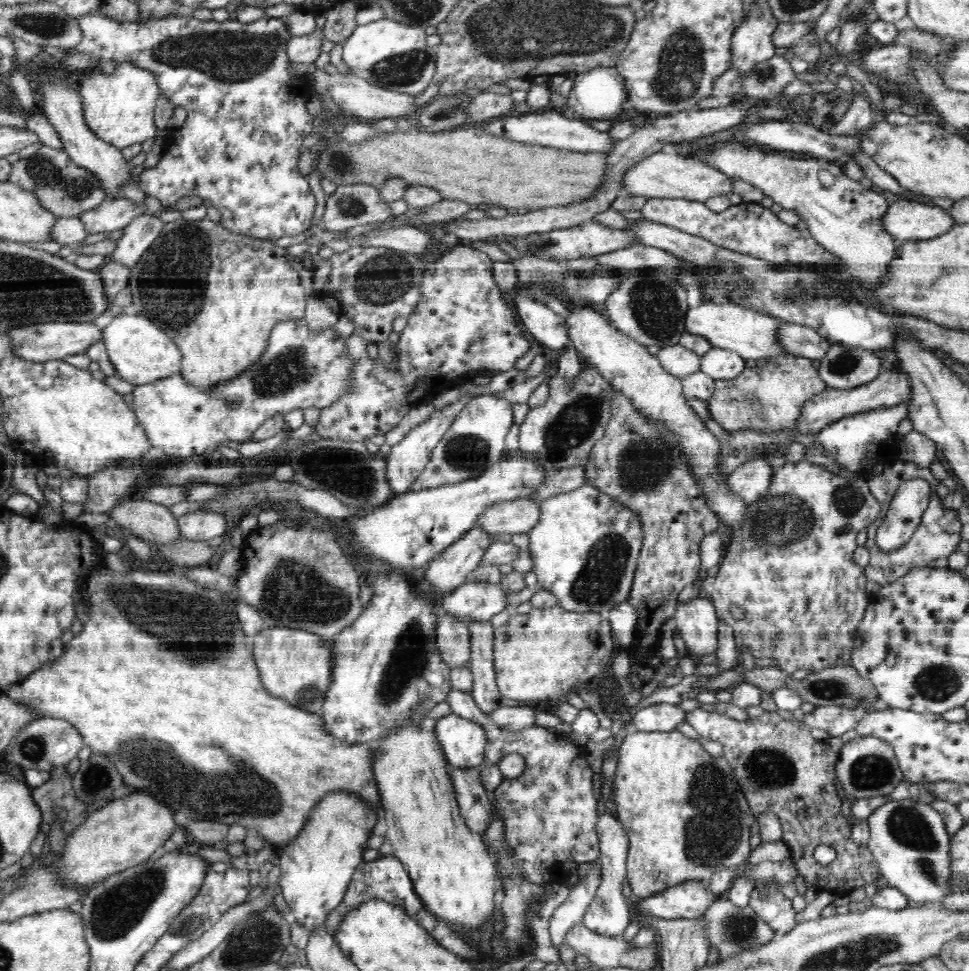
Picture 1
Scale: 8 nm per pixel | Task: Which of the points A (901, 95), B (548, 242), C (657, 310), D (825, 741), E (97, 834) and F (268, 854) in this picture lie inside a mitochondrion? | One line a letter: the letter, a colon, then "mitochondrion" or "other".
A: other
B: mitochondrion
C: mitochondrion
D: other
E: other
F: other

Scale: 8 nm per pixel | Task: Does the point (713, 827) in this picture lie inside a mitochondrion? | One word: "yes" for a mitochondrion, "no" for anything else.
yes

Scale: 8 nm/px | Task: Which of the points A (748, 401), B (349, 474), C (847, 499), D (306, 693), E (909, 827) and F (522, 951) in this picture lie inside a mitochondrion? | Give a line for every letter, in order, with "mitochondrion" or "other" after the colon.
A: mitochondrion
B: mitochondrion
C: mitochondrion
D: mitochondrion
E: mitochondrion
F: other

